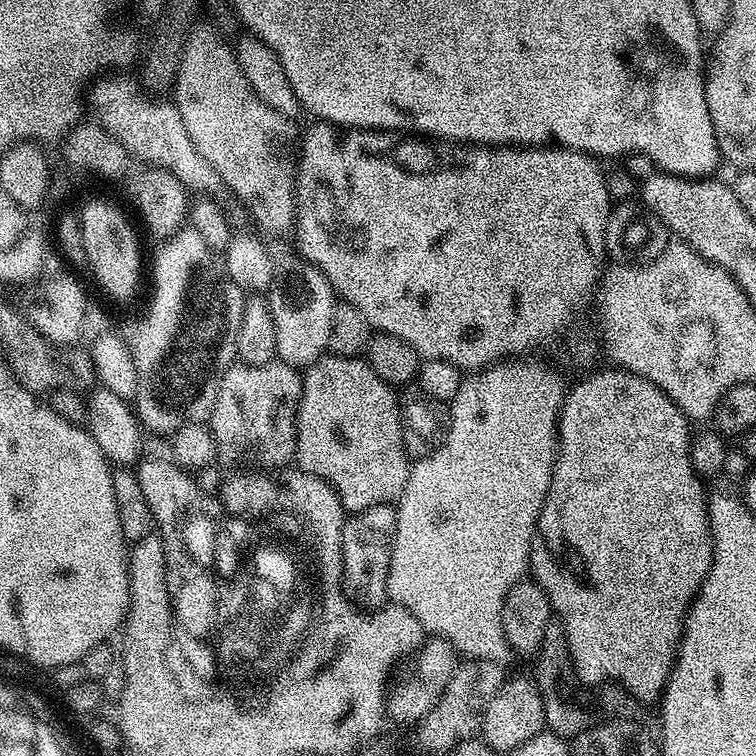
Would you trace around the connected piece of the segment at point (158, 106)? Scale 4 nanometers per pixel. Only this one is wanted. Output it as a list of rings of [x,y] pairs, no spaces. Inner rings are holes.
[[[116,74],[101,75],[91,85],[86,96],[90,108],[92,104],[93,110],[96,111],[95,119],[100,127],[107,128],[113,136],[118,138],[118,142],[122,142],[122,146],[126,146],[129,157],[133,161],[141,160],[144,166],[164,168],[170,174],[174,174],[174,178],[178,178],[178,182],[182,182],[182,186],[187,188],[189,193],[216,194],[214,192],[221,191],[222,185],[218,170],[214,170],[214,166],[210,166],[210,162],[206,162],[206,158],[198,154],[198,146],[190,142],[190,134],[186,134],[186,125],[182,123],[182,114],[178,114],[175,103],[168,101],[167,104],[164,98],[153,98],[146,94],[145,89],[137,81],[136,85],[128,76],[112,75]]]

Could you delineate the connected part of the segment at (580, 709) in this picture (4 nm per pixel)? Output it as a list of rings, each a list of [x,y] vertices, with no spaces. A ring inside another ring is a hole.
[[[559,619],[549,620],[546,634],[542,634],[540,650],[534,657],[536,673],[534,679],[542,694],[542,710],[547,731],[561,738],[575,738],[586,730],[603,724],[605,720],[613,719],[620,708],[620,703],[626,700],[626,693],[618,684],[605,682],[603,684],[581,684],[576,677],[572,659],[568,653],[568,643],[564,626]]]

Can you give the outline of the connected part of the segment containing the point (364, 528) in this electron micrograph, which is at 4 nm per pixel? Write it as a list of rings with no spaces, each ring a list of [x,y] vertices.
[[[390,504],[370,506],[370,510],[349,515],[342,530],[344,596],[360,610],[379,610],[389,603],[388,575],[392,540],[396,536],[396,508]]]

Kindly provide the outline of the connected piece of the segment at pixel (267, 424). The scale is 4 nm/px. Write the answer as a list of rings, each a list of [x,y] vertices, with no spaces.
[[[234,362],[220,380],[216,401],[212,407],[210,427],[216,439],[216,447],[232,460],[244,459],[248,466],[260,470],[275,470],[293,463],[296,454],[296,411],[300,405],[302,376],[290,364],[273,362],[262,366],[250,366]]]

